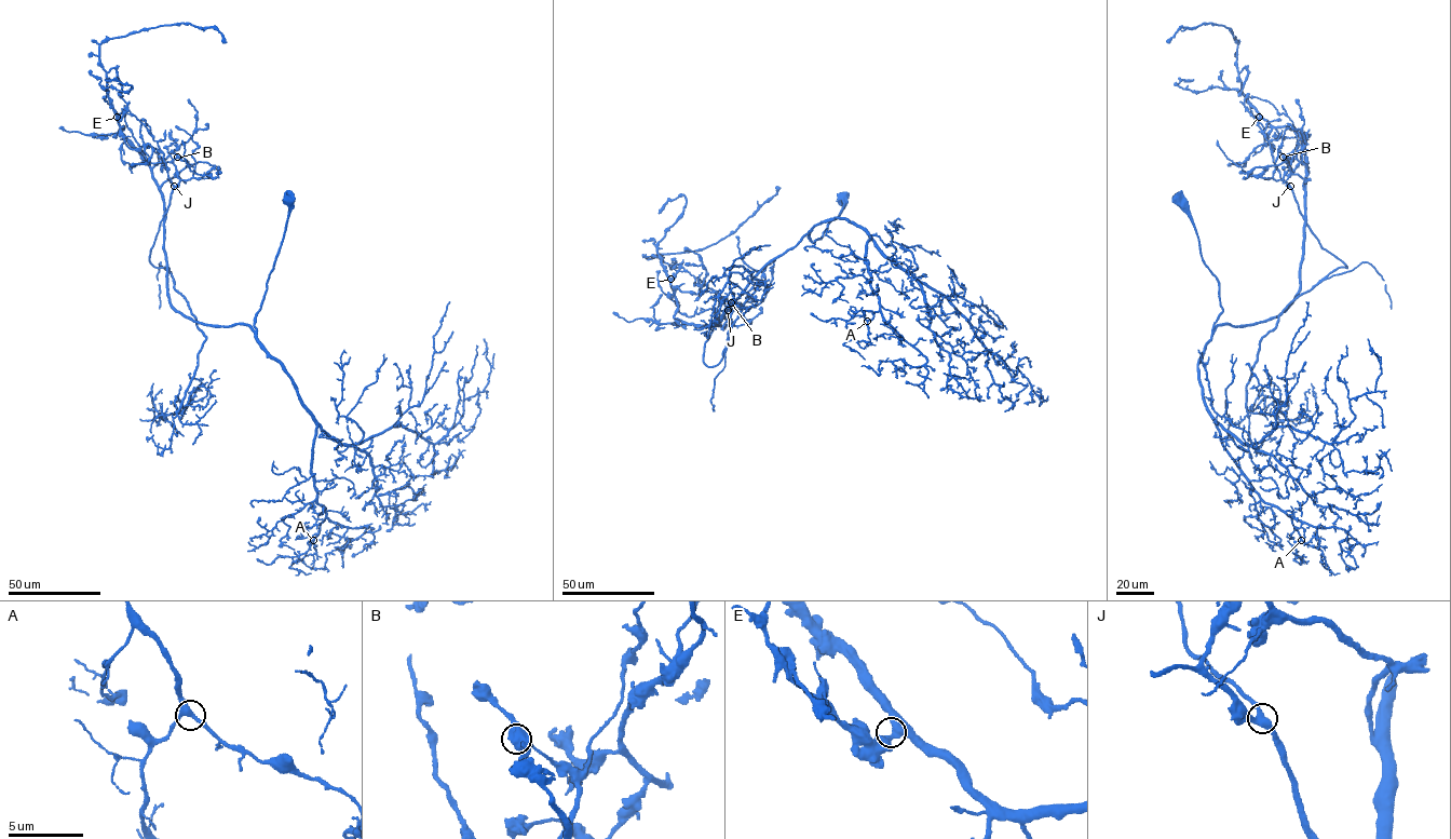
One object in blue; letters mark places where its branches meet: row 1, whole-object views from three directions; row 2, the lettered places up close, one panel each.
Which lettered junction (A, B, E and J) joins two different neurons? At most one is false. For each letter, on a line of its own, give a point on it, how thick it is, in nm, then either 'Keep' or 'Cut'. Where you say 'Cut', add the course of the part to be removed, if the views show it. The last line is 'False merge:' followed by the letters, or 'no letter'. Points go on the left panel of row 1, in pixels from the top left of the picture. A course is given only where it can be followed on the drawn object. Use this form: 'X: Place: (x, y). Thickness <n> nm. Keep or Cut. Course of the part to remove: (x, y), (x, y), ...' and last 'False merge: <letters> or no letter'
A: Place: (313, 540). Thickness 340 nm. Keep
B: Place: (177, 157). Thickness 480 nm. Cut. Course of the part to remove: (177, 157), (149, 261), (168, 269), (205, 340), (177, 411), (201, 382), (190, 374)
E: Place: (117, 117). Thickness 440 nm. Keep
J: Place: (174, 186). Thickness 400 nm. Keep
False merge: B

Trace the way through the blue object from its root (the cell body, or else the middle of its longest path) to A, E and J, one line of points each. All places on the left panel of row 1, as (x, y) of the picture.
A: (288, 199), (286, 228), (254, 327), (316, 424), (311, 474), (326, 517), (313, 540)
E: (288, 199), (289, 212), (255, 330), (186, 317), (167, 294), (161, 191), (146, 159), (121, 133), (117, 117)
J: (288, 199), (255, 330), (203, 324), (171, 303), (164, 207), (152, 173), (165, 159), (179, 179), (174, 186)

